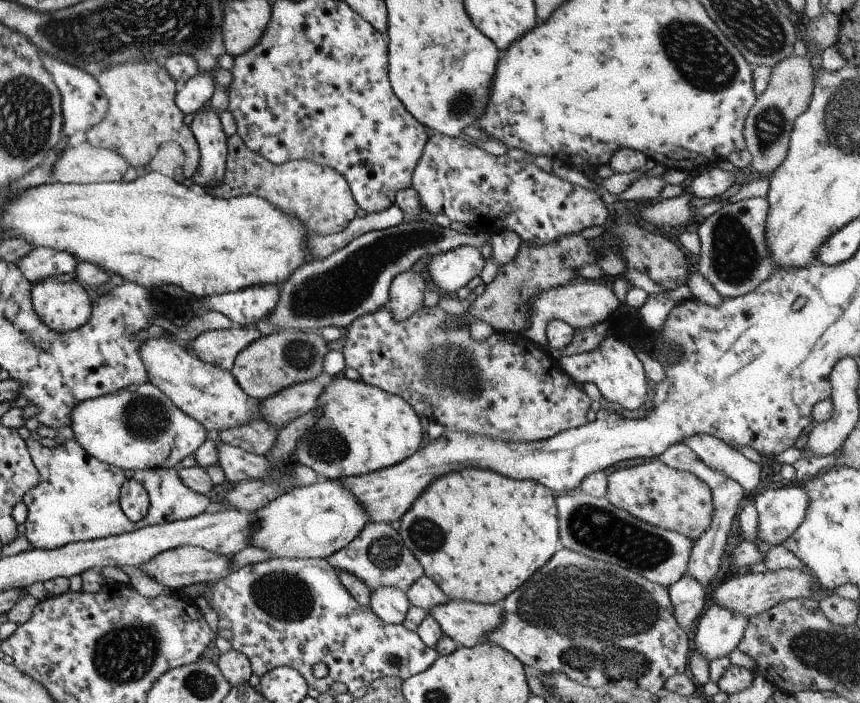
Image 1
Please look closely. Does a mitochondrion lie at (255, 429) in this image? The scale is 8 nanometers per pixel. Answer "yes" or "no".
no

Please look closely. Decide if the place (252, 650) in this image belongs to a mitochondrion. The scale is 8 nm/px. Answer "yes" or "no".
no

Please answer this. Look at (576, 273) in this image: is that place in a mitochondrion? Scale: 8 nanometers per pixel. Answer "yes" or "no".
no

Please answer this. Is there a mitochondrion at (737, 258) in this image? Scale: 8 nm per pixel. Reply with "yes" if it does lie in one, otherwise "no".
yes

